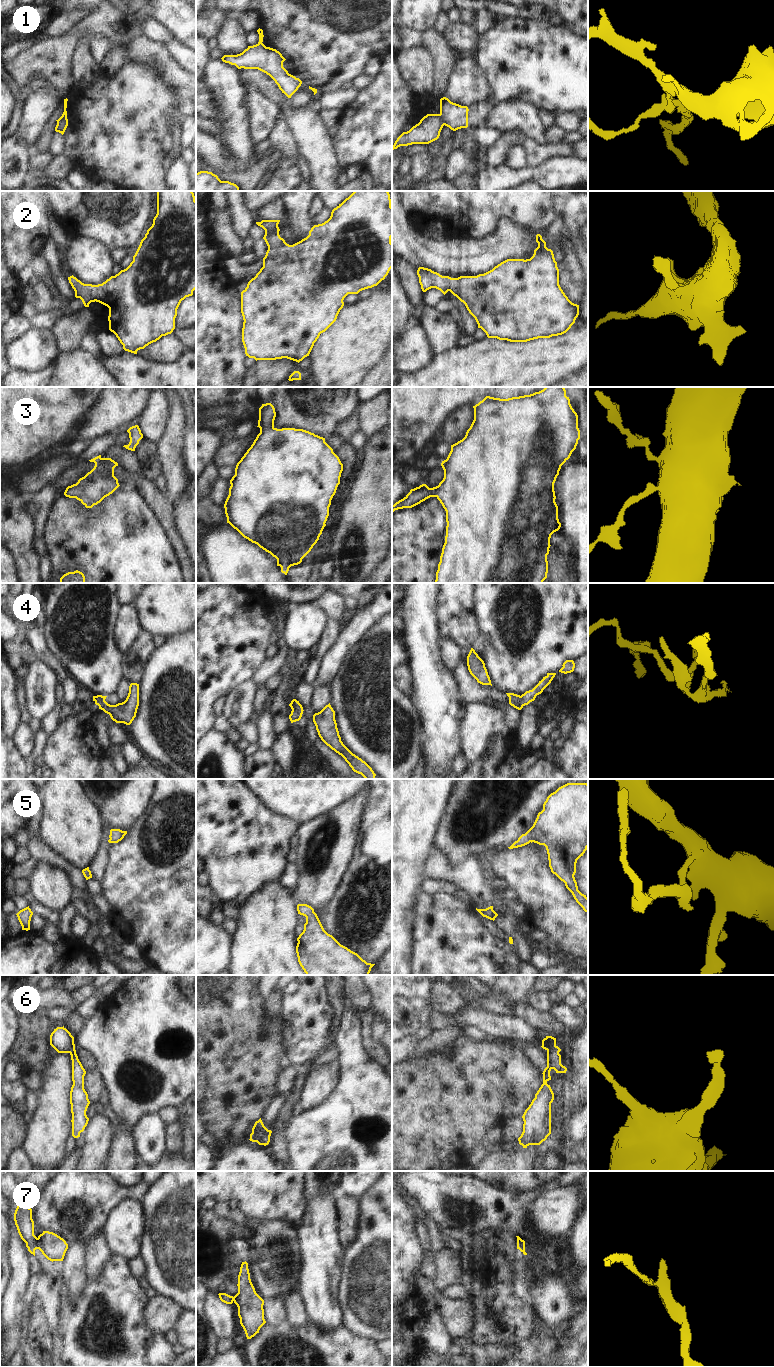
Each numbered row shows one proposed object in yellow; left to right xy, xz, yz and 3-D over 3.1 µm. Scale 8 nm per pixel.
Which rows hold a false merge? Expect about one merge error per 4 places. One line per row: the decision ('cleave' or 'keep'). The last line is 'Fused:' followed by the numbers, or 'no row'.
1: cleave
2: keep
3: keep
4: cleave
5: keep
6: keep
7: cleave
Fused: 1, 4, 7

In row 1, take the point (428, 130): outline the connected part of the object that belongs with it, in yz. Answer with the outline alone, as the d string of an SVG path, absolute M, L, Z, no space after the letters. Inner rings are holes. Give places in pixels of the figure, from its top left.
M427 114L418 124L397 138L392 150L412 144L429 144L439 138L443 126L439 114Z

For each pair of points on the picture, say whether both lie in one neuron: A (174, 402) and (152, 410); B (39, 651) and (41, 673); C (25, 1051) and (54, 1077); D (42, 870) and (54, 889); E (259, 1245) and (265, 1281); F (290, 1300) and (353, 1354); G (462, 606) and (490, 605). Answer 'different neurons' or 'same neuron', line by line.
A: different neurons
B: different neurons
C: different neurons
D: same neuron
E: same neuron
F: different neurons
G: different neurons

